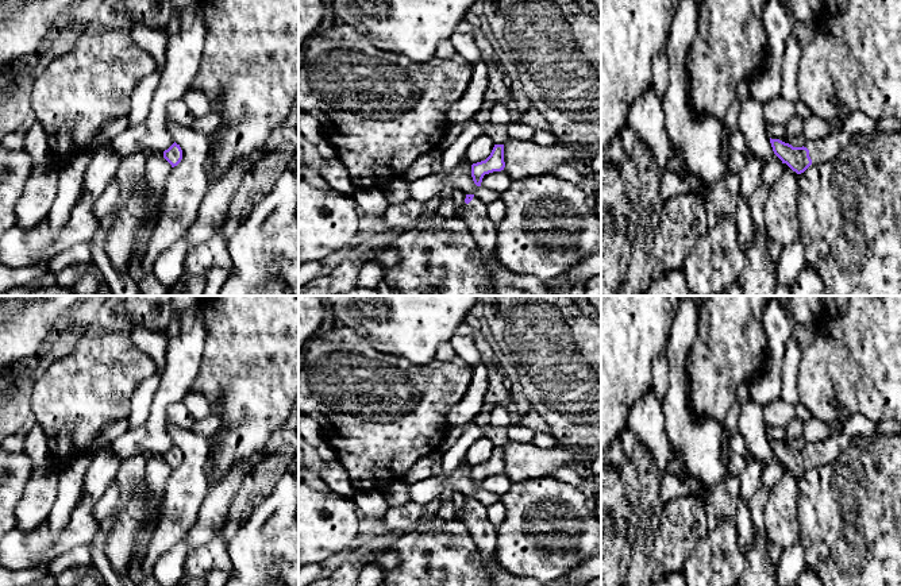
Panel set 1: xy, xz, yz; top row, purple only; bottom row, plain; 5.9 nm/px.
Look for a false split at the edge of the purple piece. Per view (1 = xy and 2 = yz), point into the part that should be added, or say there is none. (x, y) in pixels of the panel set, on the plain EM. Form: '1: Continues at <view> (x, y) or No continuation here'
1: No continuation here
2: Continues at yz (826, 451)

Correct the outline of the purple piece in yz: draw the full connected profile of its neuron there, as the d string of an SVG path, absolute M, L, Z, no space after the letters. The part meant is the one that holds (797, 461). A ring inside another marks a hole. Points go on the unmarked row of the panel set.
M854 415L839 435L820 443L808 443L802 450L793 450L779 442L771 442L774 456L797 477L804 475L810 467L832 463L852 442L855 436L870 437L878 433L877 424L863 415Z

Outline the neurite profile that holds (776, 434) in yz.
M767 427L767 437L771 442L779 442L793 450L801 450L800 440L792 440L786 436L785 427Z

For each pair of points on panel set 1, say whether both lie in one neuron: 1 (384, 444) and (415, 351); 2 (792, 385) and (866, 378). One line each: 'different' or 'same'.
1: different
2: different

